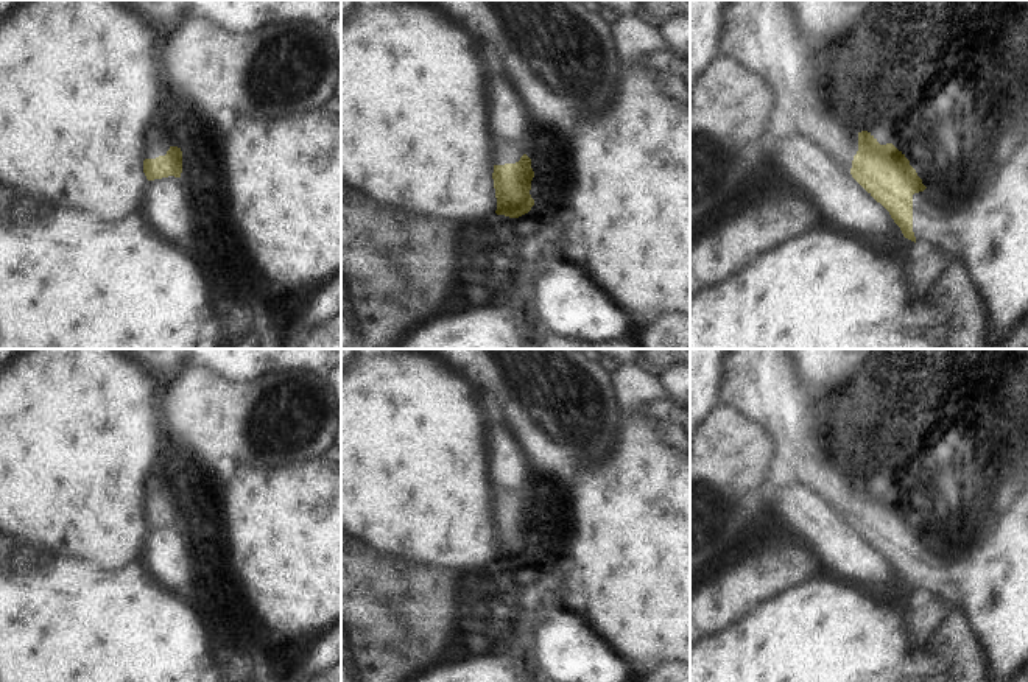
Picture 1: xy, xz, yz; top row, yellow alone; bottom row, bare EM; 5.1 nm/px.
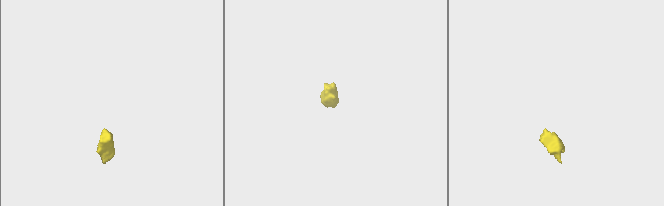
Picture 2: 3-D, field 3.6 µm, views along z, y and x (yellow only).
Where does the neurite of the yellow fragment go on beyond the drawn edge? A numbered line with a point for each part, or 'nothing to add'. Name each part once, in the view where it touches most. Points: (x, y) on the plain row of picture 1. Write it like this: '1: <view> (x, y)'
1: yz (763, 385)
2: yz (988, 578)

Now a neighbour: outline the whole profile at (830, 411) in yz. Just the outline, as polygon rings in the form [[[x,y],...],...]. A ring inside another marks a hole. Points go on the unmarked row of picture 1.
[[[850,386],[835,389],[815,399],[811,419],[816,428],[816,445],[824,447],[830,434],[850,424],[849,411],[857,403],[857,391]]]

